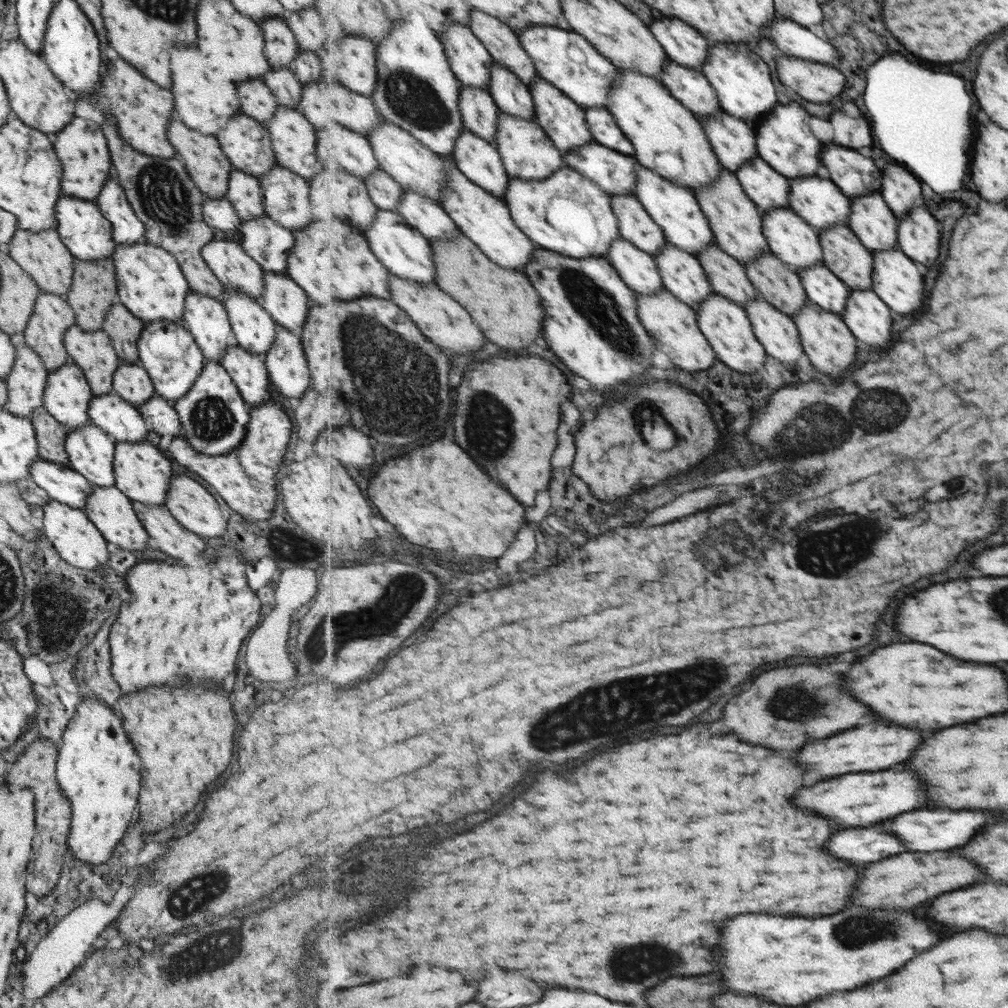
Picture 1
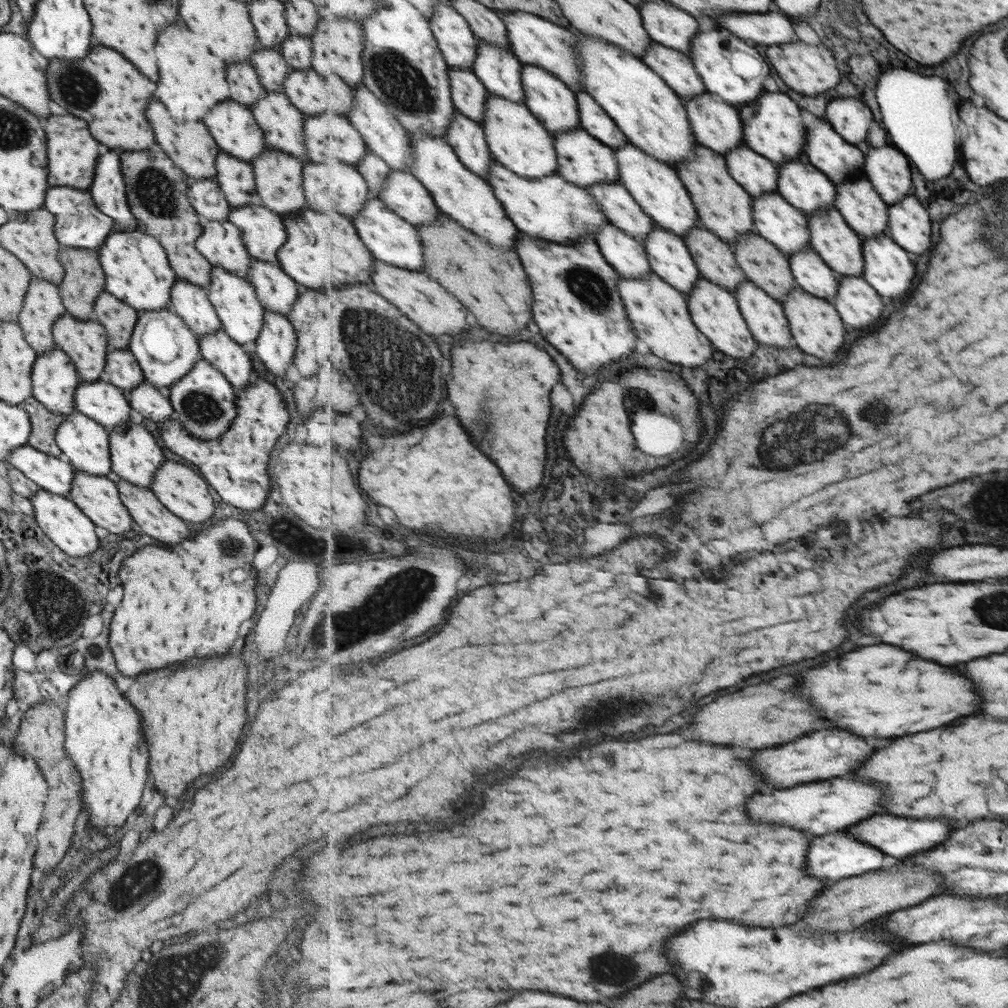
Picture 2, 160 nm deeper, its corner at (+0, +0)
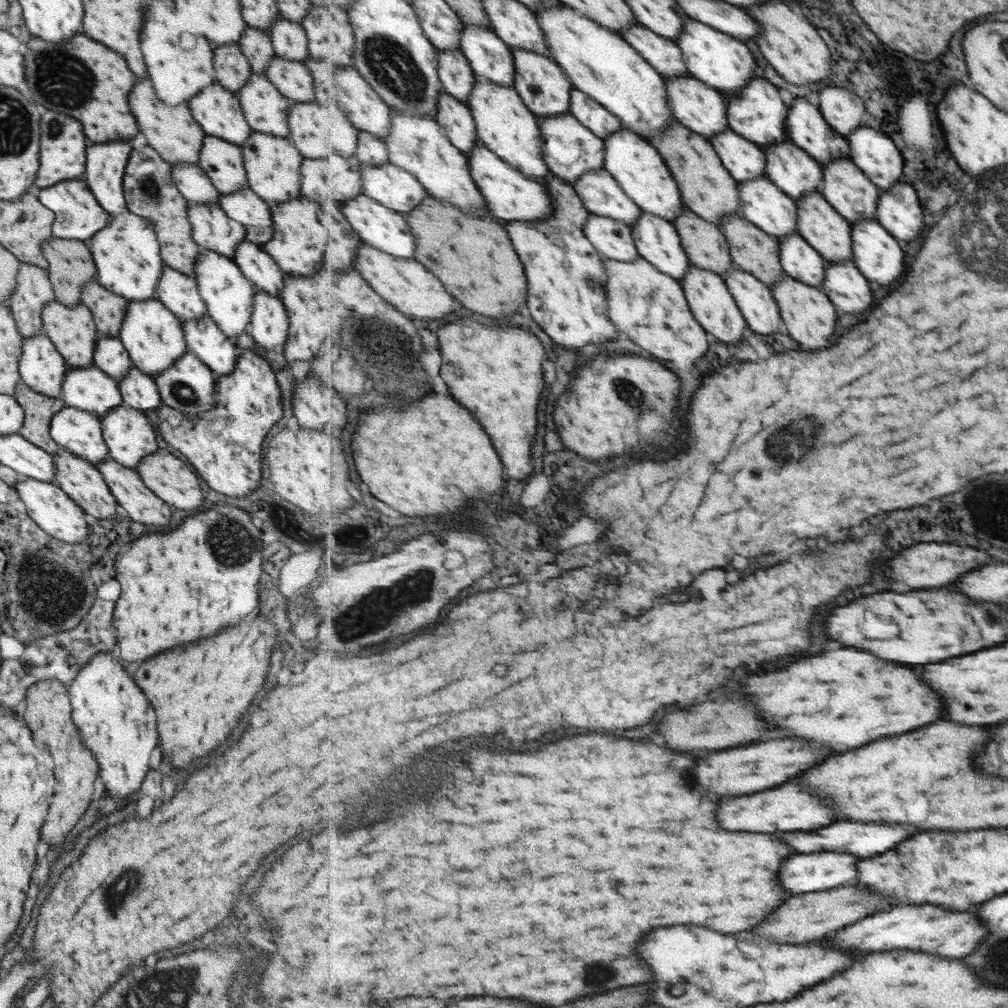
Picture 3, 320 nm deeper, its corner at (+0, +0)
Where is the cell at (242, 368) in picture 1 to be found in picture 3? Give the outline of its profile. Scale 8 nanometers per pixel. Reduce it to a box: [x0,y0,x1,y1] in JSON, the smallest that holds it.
[181,314,239,376]

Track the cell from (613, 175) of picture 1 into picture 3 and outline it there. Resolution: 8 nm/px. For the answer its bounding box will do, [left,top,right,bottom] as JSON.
[540,112,606,185]

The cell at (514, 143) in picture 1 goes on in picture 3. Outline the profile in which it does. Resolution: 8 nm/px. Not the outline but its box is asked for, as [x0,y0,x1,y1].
[468,79,551,182]

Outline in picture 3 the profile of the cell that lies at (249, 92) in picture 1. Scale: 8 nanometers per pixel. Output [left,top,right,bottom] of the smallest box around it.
[213,44,251,94]

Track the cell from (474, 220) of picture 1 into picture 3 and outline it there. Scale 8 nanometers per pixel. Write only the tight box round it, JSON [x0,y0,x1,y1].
[386,108,487,213]

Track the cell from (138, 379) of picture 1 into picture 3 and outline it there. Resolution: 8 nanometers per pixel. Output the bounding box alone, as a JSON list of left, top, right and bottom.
[92,335,132,382]

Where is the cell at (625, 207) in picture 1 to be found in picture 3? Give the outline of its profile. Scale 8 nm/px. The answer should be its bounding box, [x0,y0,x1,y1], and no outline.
[574,168,643,226]

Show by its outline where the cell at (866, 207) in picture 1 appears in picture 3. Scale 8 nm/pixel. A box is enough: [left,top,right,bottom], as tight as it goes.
[822,158,879,224]

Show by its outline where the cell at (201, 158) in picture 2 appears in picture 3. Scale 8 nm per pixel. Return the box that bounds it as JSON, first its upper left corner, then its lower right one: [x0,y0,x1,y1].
[128,78,205,164]

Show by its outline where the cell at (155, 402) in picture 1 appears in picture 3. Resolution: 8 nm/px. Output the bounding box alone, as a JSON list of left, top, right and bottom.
[117,366,163,411]

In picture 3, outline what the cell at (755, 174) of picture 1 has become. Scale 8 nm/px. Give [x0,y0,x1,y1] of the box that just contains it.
[711,128,767,182]

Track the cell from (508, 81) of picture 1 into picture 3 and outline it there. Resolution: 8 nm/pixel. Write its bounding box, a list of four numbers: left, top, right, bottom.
[462,24,515,87]

